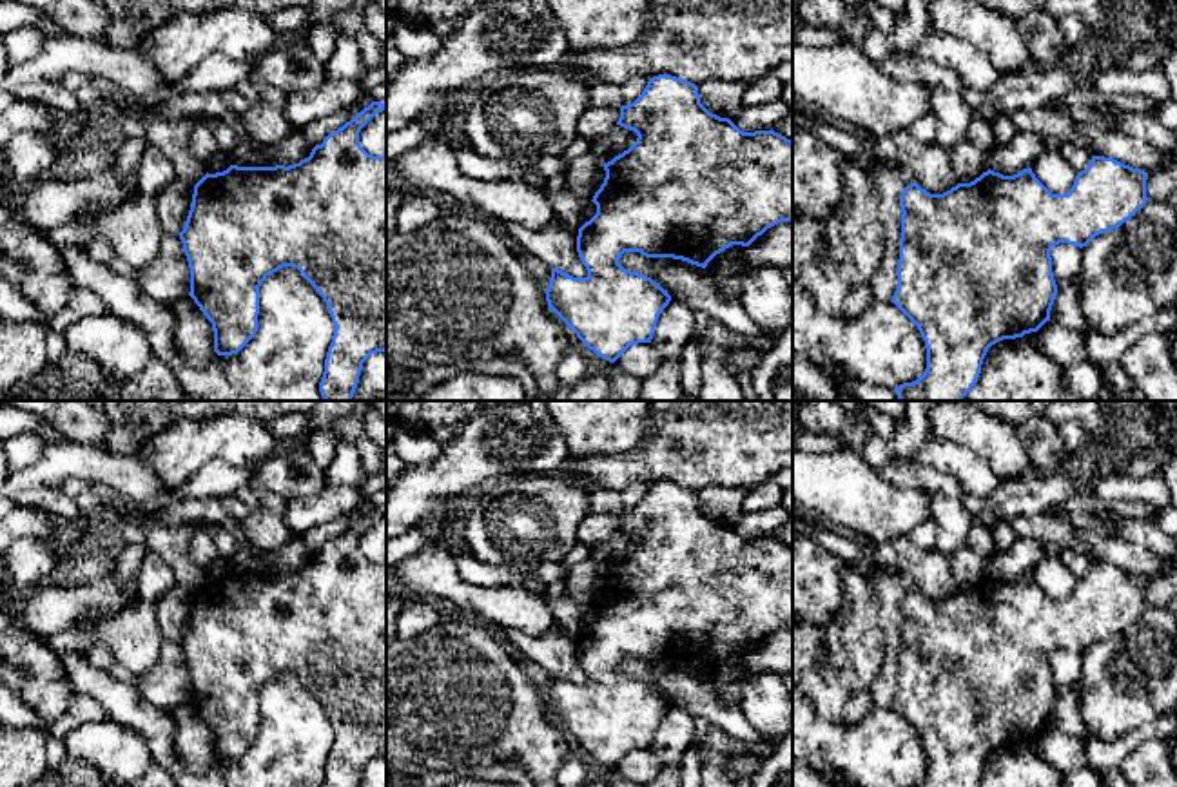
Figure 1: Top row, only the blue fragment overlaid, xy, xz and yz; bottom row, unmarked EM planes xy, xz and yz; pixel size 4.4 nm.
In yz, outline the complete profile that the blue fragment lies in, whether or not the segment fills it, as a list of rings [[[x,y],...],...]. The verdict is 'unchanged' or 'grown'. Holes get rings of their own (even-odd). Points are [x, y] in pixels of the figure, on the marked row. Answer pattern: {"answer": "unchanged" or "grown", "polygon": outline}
{"answer": "unchanged", "polygon": [[[1092,156],[1066,194],[1052,194],[1030,167],[1014,176],[988,169],[974,181],[958,183],[943,194],[930,194],[916,181],[907,185],[900,196],[903,214],[898,287],[890,301],[918,326],[927,348],[927,368],[916,381],[894,388],[898,399],[963,401],[976,384],[992,345],[1037,332],[1050,321],[1057,296],[1050,250],[1059,243],[1083,248],[1095,236],[1119,228],[1146,205],[1146,178],[1148,172],[1141,169],[1114,158]]]}

